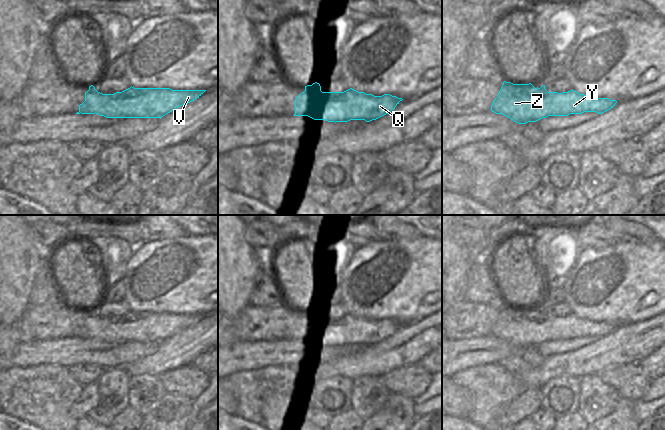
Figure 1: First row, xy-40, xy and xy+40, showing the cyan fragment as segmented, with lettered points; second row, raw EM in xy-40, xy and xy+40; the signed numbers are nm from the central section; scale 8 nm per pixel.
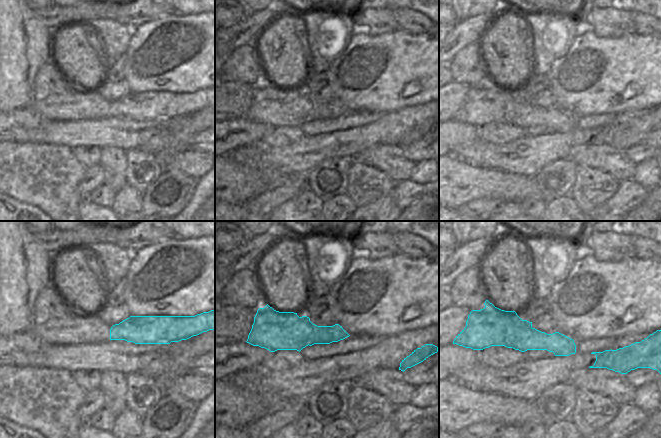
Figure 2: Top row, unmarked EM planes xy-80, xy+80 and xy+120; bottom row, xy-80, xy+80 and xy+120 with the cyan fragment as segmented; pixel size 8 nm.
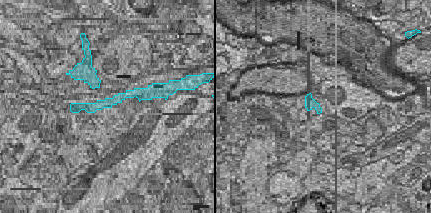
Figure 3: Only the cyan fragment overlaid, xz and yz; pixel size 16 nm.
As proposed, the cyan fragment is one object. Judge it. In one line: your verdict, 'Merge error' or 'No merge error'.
Merge error.

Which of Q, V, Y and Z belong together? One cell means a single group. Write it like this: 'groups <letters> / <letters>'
groups Q V Y / Z

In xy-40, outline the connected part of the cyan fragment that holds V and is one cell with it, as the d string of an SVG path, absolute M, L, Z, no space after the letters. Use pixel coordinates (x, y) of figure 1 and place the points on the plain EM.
M134 312L103 318L101 331L96 336L106 342L162 342L176 332L199 322L206 314L172 314L170 312Z

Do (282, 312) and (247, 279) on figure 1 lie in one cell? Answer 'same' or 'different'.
different

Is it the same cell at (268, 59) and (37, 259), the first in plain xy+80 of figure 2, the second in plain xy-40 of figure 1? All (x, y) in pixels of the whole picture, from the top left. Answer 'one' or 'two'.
two

